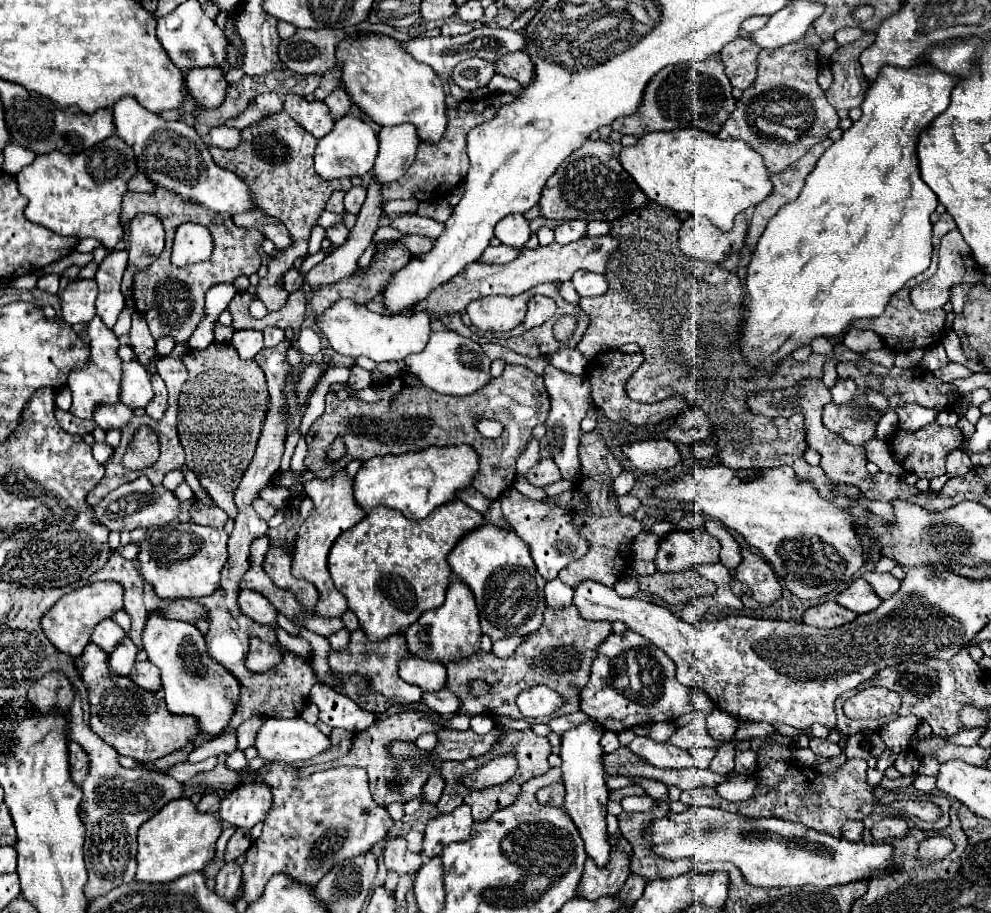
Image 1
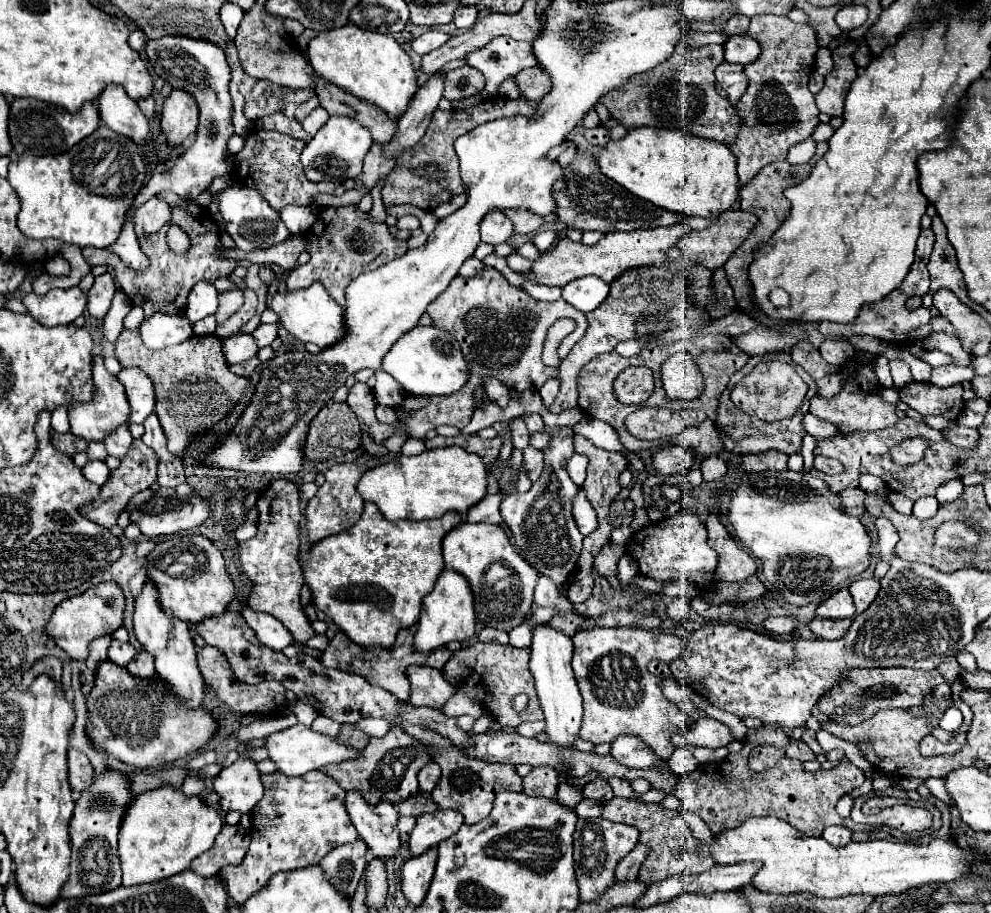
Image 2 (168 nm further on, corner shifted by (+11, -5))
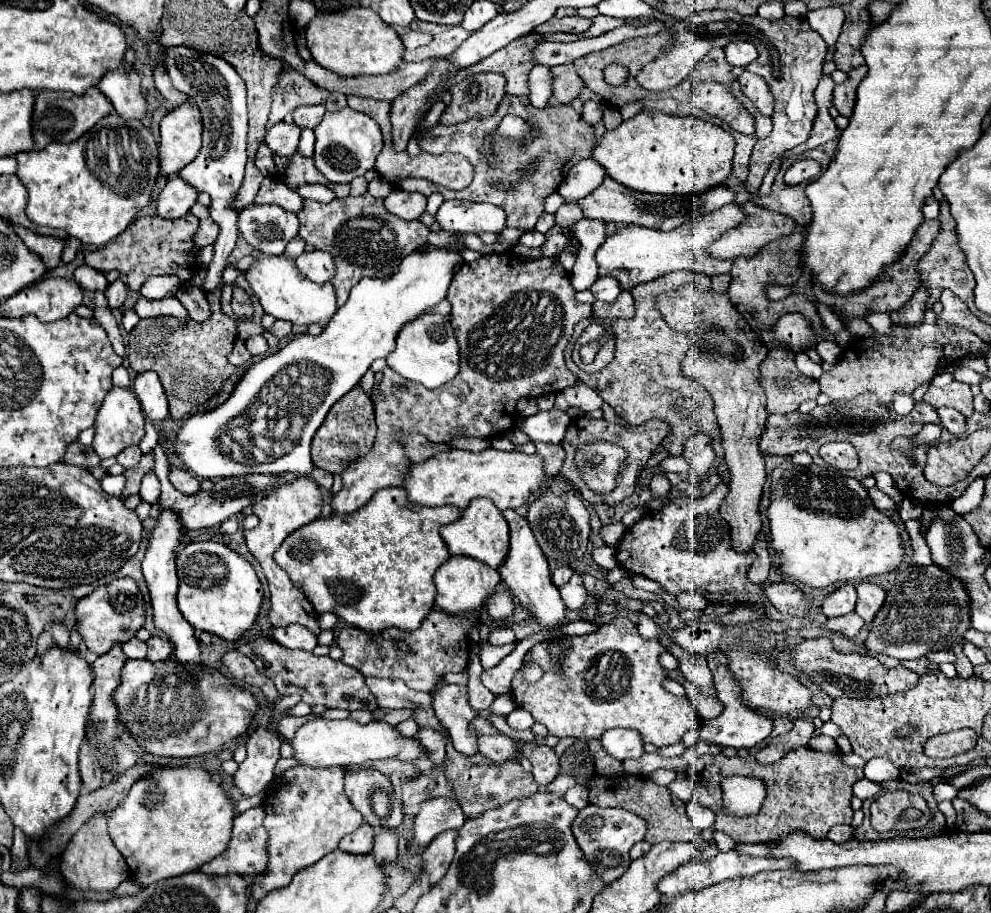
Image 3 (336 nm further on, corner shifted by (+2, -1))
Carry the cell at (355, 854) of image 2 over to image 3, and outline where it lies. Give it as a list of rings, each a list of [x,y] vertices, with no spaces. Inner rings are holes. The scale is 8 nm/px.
[[[362,823],[360,829],[346,835],[338,847],[348,853],[368,853],[372,851],[372,839],[374,839],[374,829],[368,823]]]

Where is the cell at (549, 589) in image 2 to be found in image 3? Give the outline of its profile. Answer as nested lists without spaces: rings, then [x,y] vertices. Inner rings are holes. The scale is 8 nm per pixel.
[[[558,565],[558,567],[554,569],[554,573],[552,573],[552,581],[554,581],[556,587],[562,587],[564,583],[570,581],[572,575],[574,575],[572,565]]]

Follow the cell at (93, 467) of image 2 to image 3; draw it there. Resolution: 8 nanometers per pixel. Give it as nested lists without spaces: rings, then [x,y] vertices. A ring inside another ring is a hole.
[[[106,475],[102,481],[102,489],[112,495],[112,497],[122,497],[122,489],[124,489],[124,475]]]

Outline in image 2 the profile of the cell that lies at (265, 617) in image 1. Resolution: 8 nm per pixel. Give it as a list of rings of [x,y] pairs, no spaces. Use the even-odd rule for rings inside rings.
[[[245,607],[243,617],[263,645],[267,645],[275,651],[281,651],[281,649],[285,649],[287,645],[293,643],[291,633],[283,627],[281,621],[277,621],[269,613],[259,613],[259,611],[253,611],[251,607]]]

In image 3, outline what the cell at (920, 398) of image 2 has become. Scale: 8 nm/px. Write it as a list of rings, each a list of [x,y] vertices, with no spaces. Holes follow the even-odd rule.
[[[952,381],[948,387],[942,389],[928,387],[928,391],[924,393],[924,401],[932,407],[952,407],[964,417],[970,417],[974,413],[970,385],[960,381]]]

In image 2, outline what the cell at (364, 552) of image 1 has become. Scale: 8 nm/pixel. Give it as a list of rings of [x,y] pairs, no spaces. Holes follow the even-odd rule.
[[[365,503],[361,519],[353,527],[315,543],[305,553],[303,575],[305,583],[311,587],[313,605],[321,609],[357,645],[391,647],[399,629],[407,629],[419,621],[421,601],[427,593],[431,593],[439,573],[443,571],[441,541],[451,529],[455,529],[461,523],[463,517],[455,511],[449,511],[443,517],[431,521],[387,523],[375,503]]]

